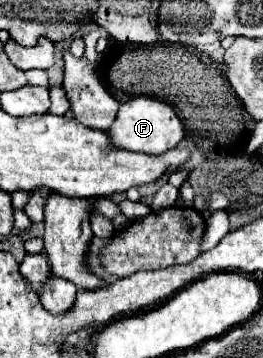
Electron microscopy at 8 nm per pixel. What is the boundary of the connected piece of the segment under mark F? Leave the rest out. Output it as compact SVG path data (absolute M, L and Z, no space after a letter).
M132 97L120 105L118 117L108 129L110 141L120 149L142 151L142 153L164 153L174 149L184 139L184 123L166 101L152 97Z

